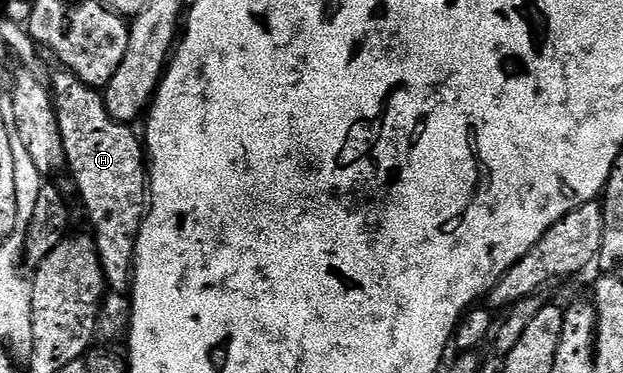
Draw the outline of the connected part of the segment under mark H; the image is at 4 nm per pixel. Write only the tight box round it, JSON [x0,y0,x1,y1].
[50,68,150,295]

